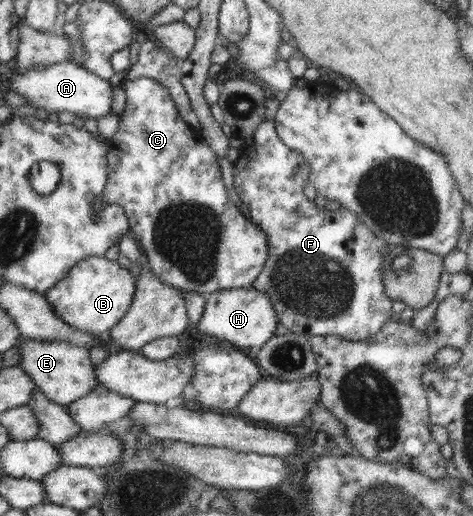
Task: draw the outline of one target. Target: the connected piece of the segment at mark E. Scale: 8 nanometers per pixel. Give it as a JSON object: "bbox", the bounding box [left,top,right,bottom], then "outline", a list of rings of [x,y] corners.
{"bbox":[16,337,100,405],"outline":[[[20,337],[16,346],[21,350],[19,365],[34,381],[39,391],[52,402],[68,405],[100,385],[95,378],[95,365],[90,361],[89,350],[86,348],[72,346],[68,342],[46,342],[25,337]]]}

